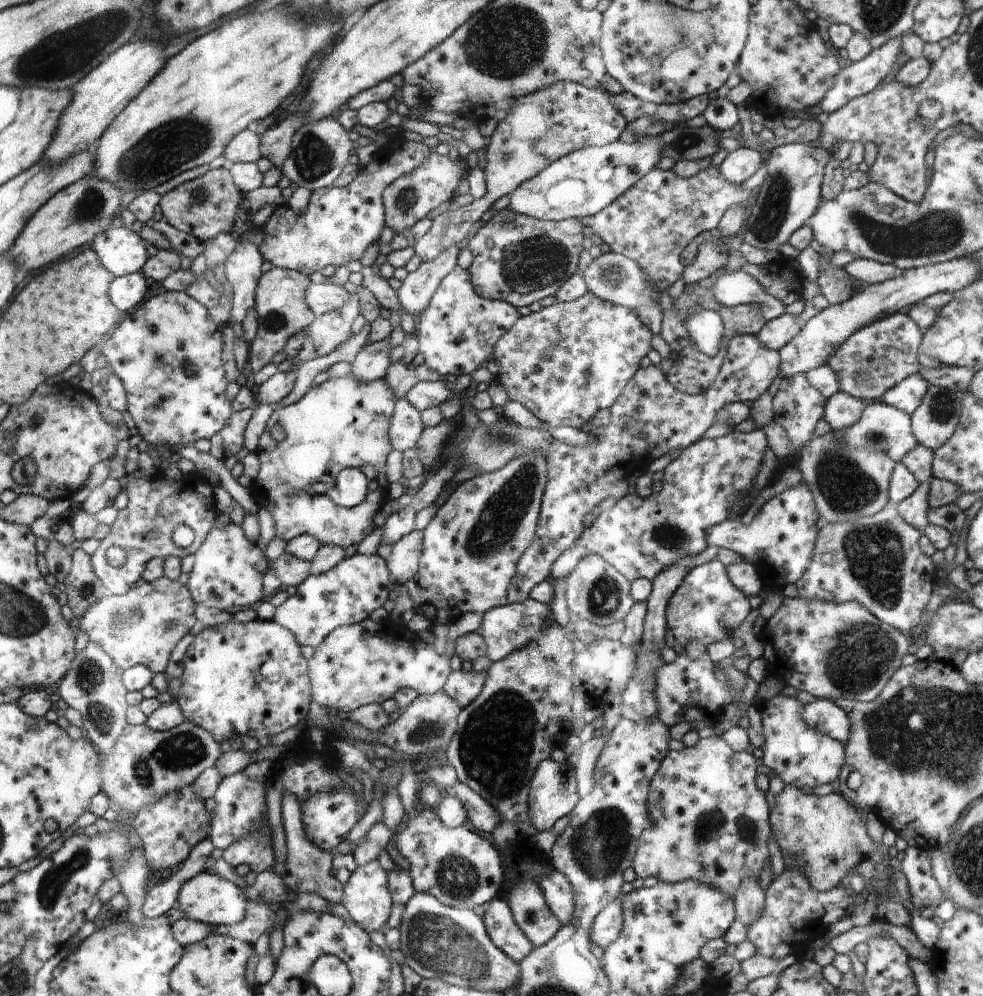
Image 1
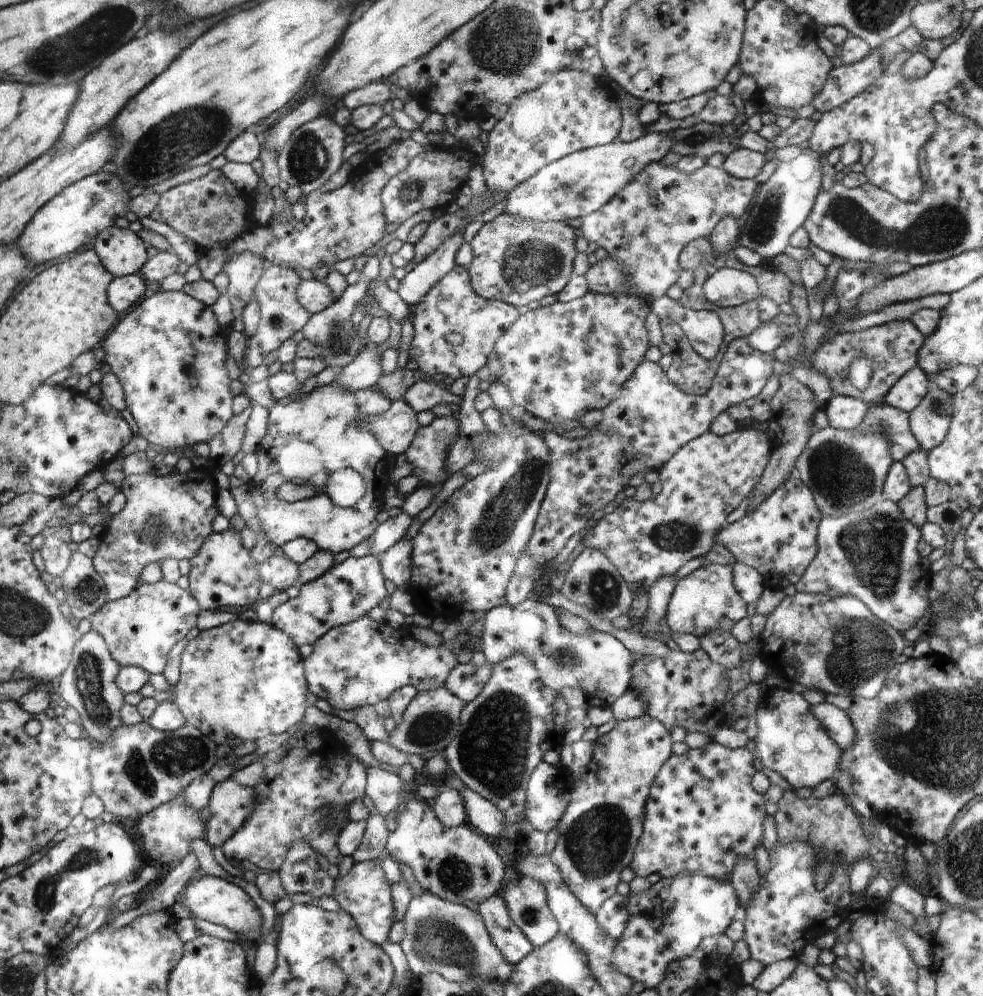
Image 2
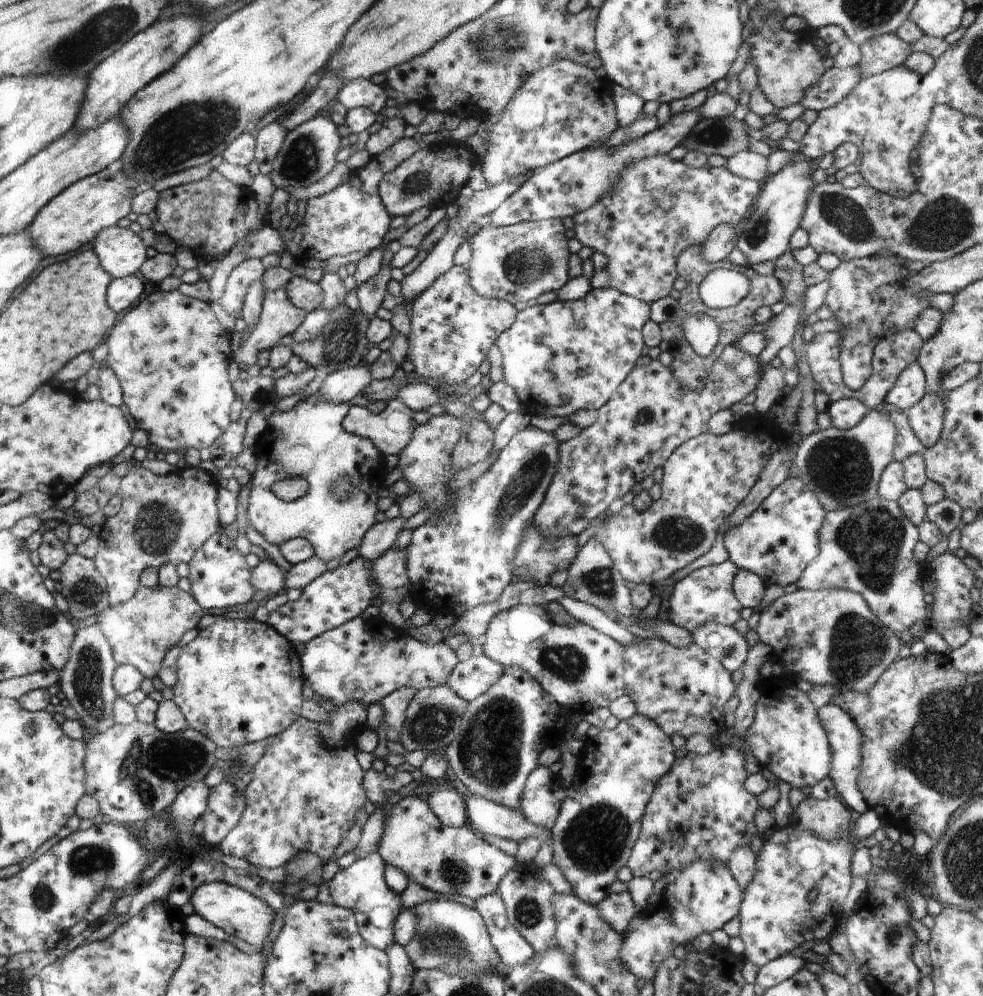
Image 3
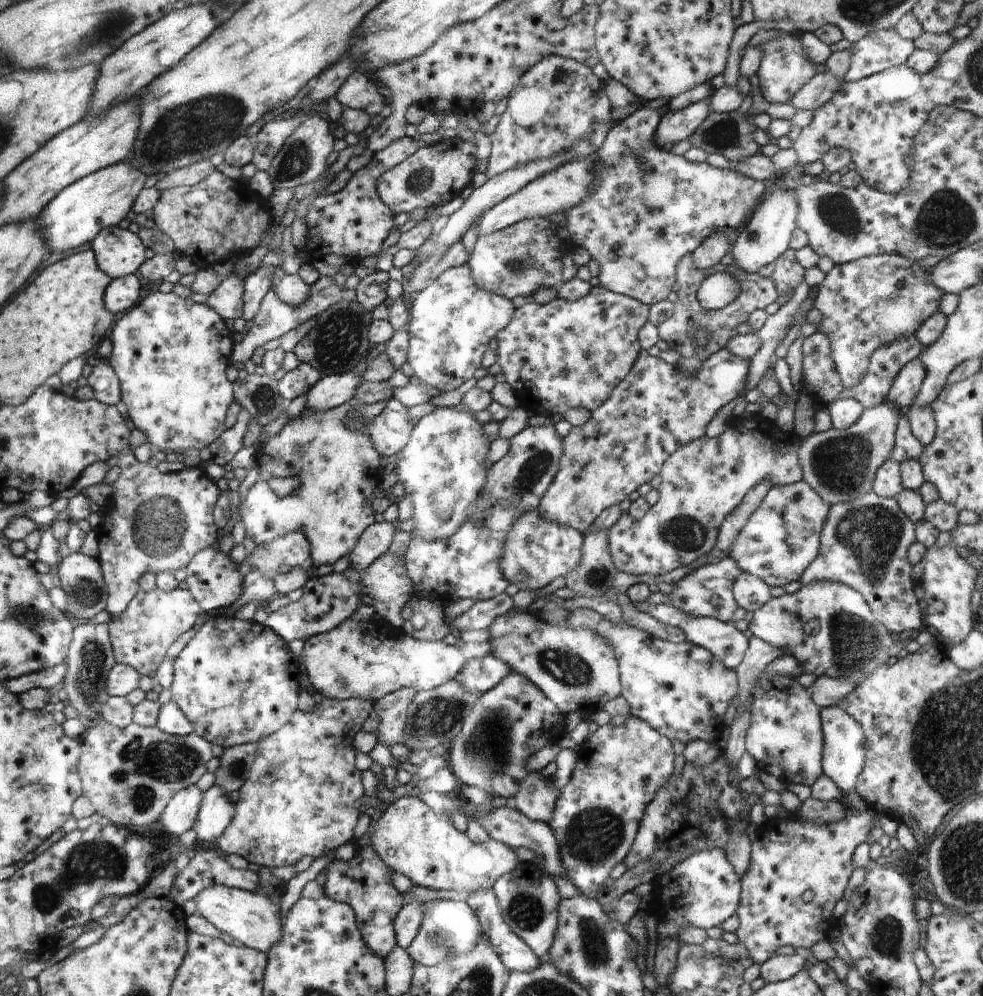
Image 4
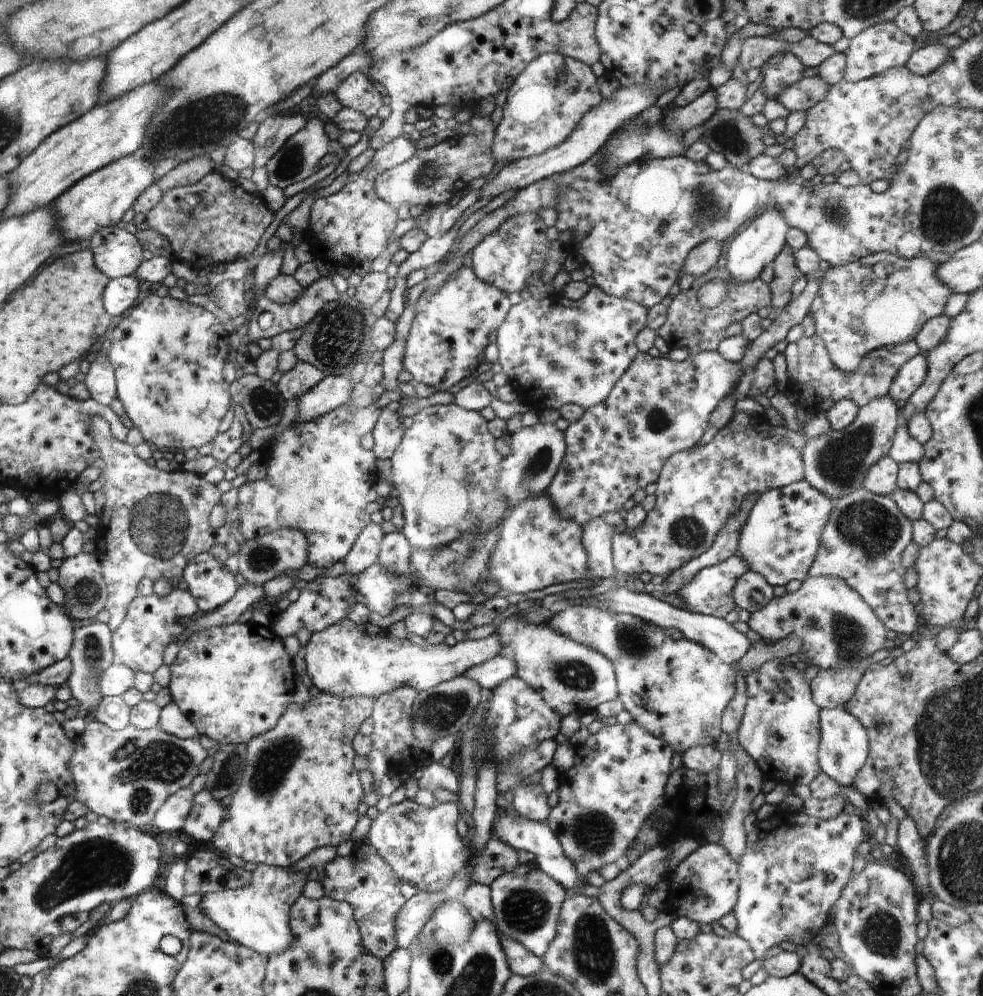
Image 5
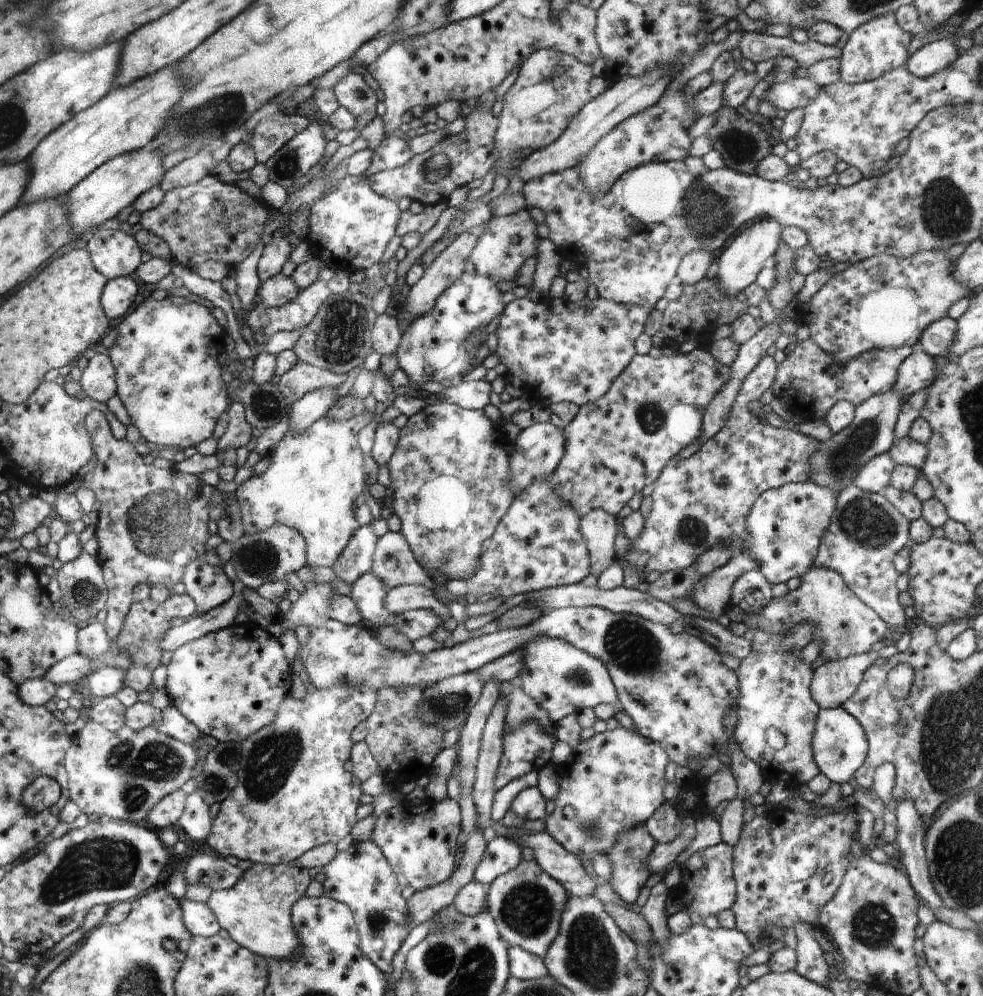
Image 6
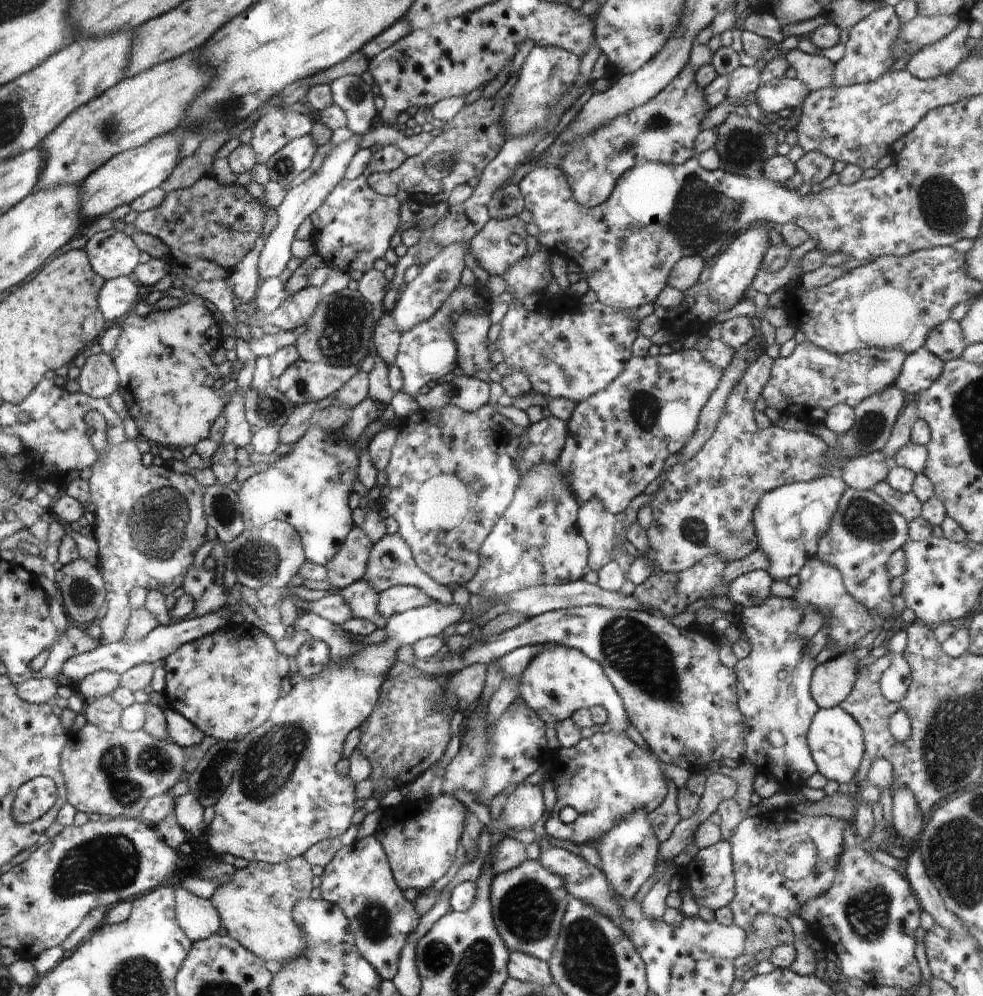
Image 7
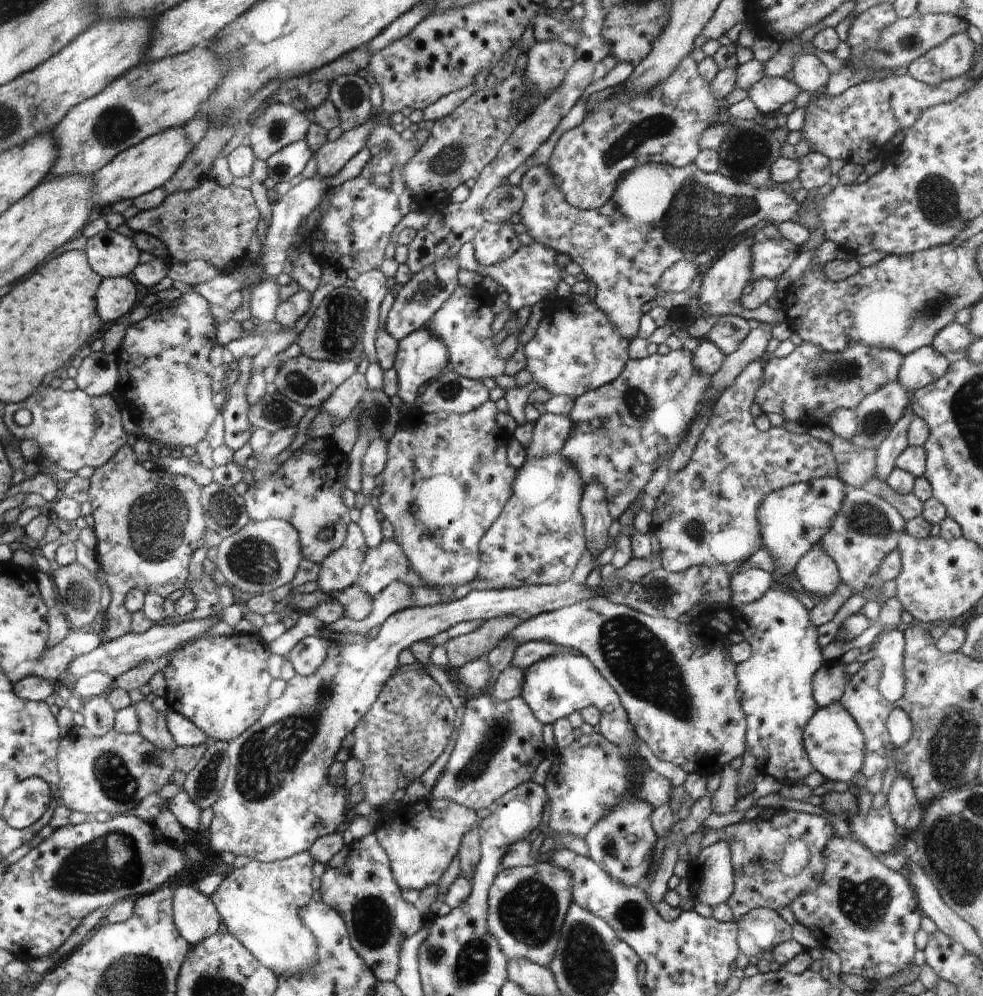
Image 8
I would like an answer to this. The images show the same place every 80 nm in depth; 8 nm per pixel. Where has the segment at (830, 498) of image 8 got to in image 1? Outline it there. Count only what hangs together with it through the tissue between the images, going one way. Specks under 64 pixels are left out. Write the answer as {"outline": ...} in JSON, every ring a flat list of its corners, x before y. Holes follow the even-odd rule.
{"outline":[[799,483,768,500,750,524,728,518,710,528,708,545,726,548,749,560,759,575,762,588,782,590,788,584,799,582,804,576,814,556,819,532,818,519,810,490]]}

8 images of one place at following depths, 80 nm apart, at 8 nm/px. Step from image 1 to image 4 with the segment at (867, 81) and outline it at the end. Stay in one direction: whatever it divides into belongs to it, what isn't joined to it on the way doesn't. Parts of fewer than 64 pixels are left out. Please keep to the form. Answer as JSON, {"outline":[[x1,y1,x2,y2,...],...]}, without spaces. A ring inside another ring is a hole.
{"outline":[[823,70,814,76,812,80,808,80,803,88,800,88,794,96,790,96,788,103,792,105,796,111,798,110,817,110,828,103,832,99,832,94,836,90,840,90,843,78,832,76,830,72]]}

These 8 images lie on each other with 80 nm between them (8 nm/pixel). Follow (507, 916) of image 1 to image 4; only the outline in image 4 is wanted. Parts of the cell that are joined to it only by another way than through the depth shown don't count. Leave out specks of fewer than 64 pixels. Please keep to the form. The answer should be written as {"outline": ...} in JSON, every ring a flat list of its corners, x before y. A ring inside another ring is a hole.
{"outline":[[492,889,476,890,474,894,467,896,465,903,476,912,485,936,496,948,508,971,528,972,541,965,536,954,504,924,500,916,498,898]]}

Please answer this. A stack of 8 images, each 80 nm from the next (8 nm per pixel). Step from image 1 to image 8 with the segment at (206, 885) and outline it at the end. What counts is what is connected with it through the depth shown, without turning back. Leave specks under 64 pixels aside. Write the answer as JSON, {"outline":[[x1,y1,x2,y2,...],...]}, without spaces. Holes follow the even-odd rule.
{"outline":[[308,851,281,861,263,863,251,860,241,868,233,869,222,880,218,890,209,897,213,900,227,931,240,940,266,968,279,975,307,975,314,970,317,960,317,940,304,924,300,909,310,903,312,896,312,856]]}

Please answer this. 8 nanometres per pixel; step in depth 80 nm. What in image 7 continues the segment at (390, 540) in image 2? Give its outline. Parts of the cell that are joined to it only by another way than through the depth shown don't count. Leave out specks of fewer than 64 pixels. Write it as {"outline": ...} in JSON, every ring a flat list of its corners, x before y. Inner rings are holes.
{"outline":[[354,525,340,550,328,564,325,564,328,571,326,581,336,588,343,589,353,582,362,580,372,545,373,542,369,541,362,527]]}

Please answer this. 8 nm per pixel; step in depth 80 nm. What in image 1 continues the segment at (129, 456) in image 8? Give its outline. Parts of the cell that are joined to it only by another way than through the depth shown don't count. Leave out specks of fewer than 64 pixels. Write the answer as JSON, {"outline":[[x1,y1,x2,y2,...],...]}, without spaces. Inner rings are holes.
{"outline":[[197,470,183,473,179,480,166,480,160,474,146,480,136,480,126,488,126,494,128,506,118,512,118,518,111,526,111,533,100,541,100,546,91,556,96,576,112,596,126,594,141,579,146,564,152,558,166,559,168,556,176,556,181,560,186,556,195,555,204,540,207,540,216,522,212,484],[182,525,192,528,194,542,188,548,177,549,172,541,172,534],[110,544,128,550,128,562,124,566,114,568,108,564,106,550,110,548]]}

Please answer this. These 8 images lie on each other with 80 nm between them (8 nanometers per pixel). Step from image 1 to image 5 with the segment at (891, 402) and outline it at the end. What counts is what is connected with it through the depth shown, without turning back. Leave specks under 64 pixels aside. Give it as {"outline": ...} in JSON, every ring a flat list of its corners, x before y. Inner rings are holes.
{"outline":[[924,353,913,356,903,364,892,381,889,395,898,404,904,406,907,400,918,390,927,375,927,360]]}

